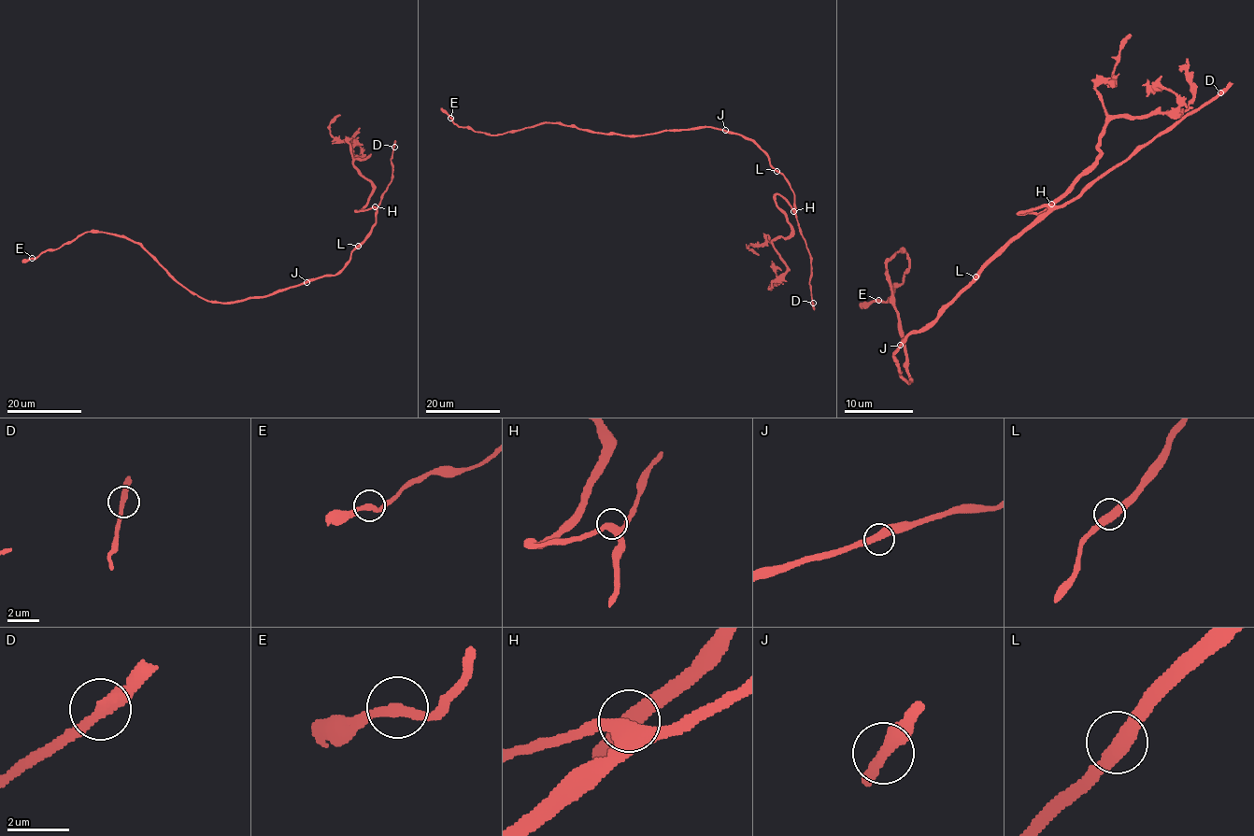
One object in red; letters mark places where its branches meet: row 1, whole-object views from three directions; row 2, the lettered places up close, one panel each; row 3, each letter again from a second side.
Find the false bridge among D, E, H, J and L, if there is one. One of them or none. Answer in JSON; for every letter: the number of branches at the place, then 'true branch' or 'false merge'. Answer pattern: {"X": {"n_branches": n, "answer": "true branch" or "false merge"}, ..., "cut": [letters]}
{"D": {"n_branches": 2, "answer": "true branch"}, "E": {"n_branches": 2, "answer": "true branch"}, "H": {"n_branches": 3, "answer": "true branch"}, "J": {"n_branches": 2, "answer": "true branch"}, "L": {"n_branches": 2, "answer": "true branch"}, "cut": []}

